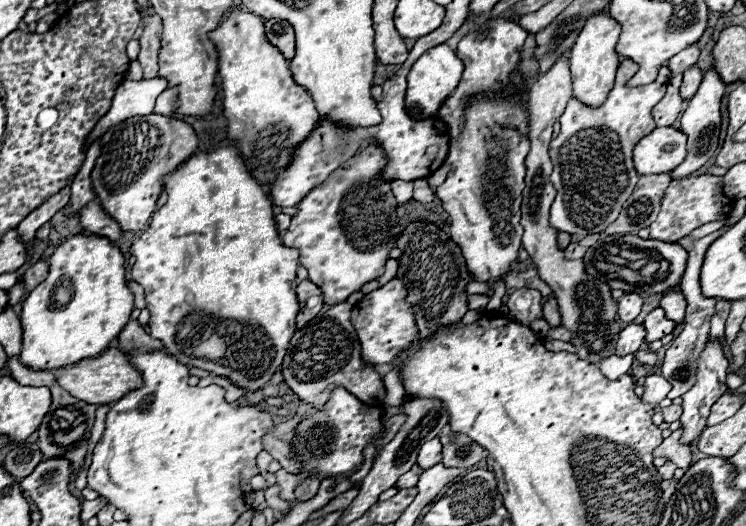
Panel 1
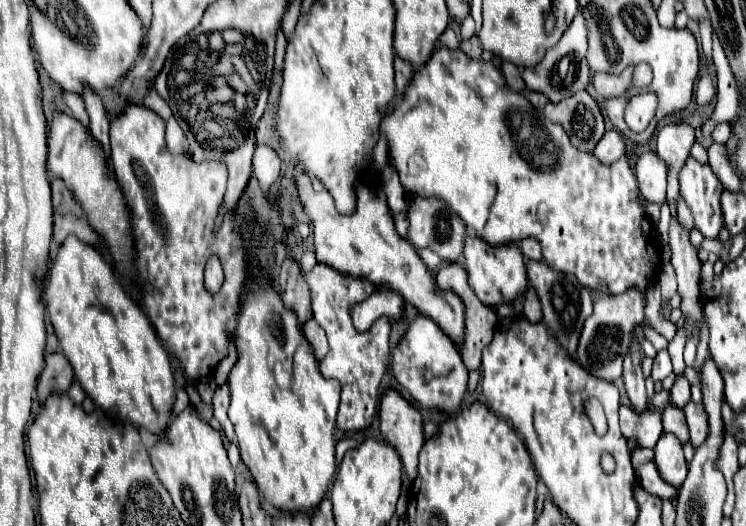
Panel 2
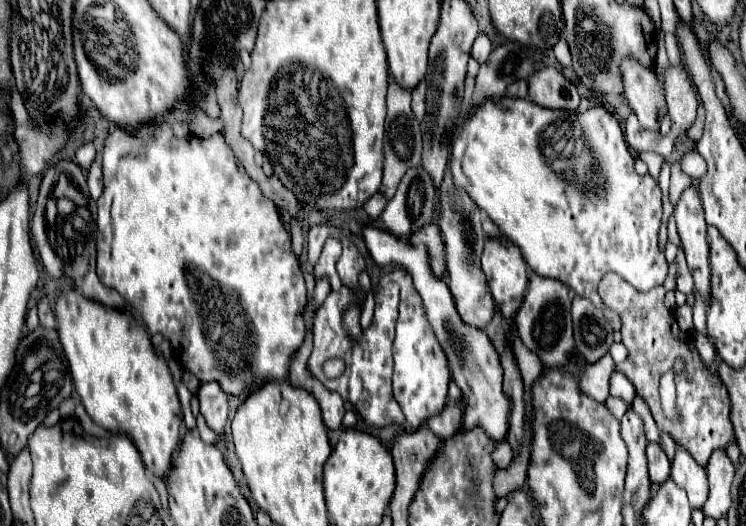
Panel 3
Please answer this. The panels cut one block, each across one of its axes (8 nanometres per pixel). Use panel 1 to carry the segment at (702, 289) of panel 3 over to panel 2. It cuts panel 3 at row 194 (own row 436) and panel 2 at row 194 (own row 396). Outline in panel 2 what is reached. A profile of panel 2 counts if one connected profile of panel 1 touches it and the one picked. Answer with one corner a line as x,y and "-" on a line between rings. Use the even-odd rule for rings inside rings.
688,158
680,170
680,192
694,216
694,226
704,234
704,238
718,238
724,226
720,192
724,186
712,172
708,164
700,164

